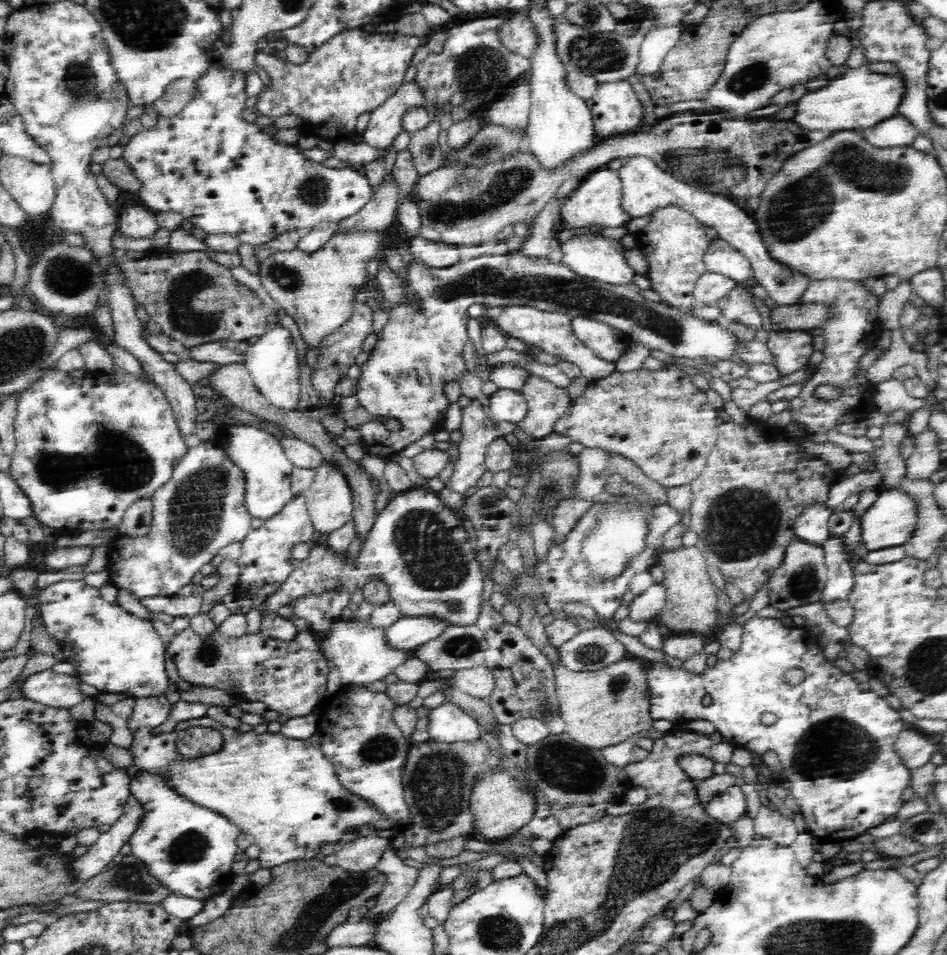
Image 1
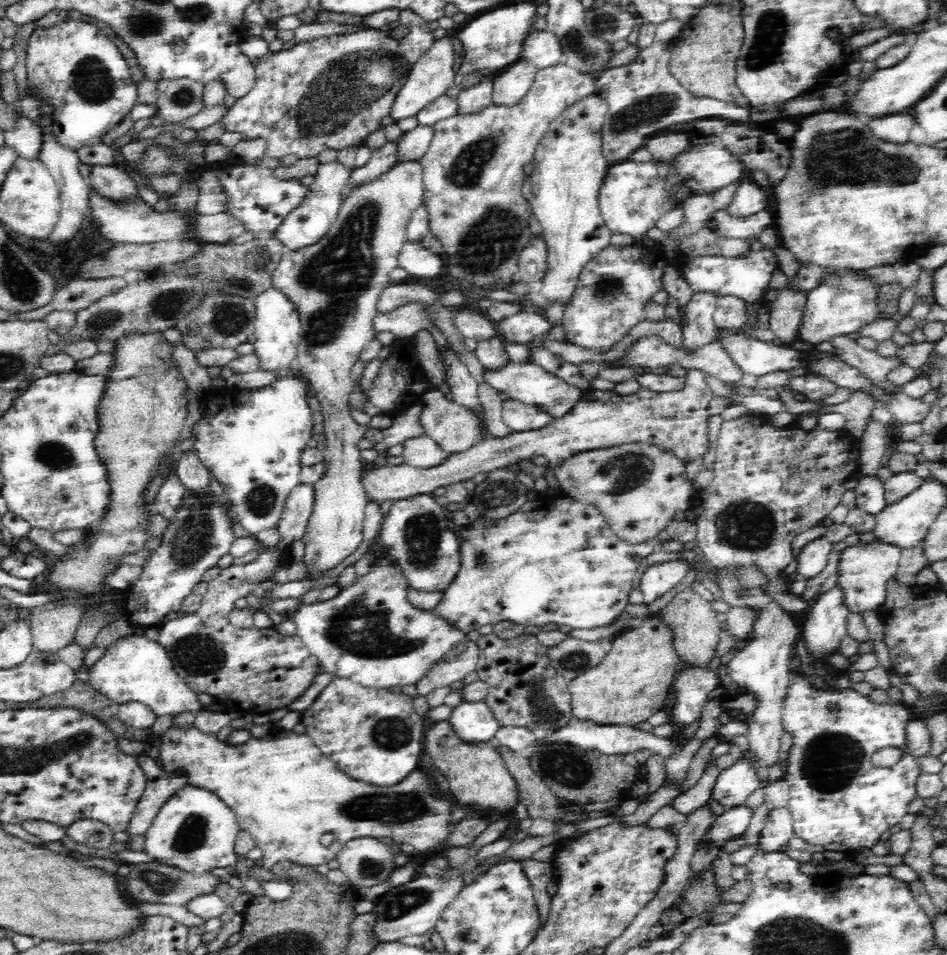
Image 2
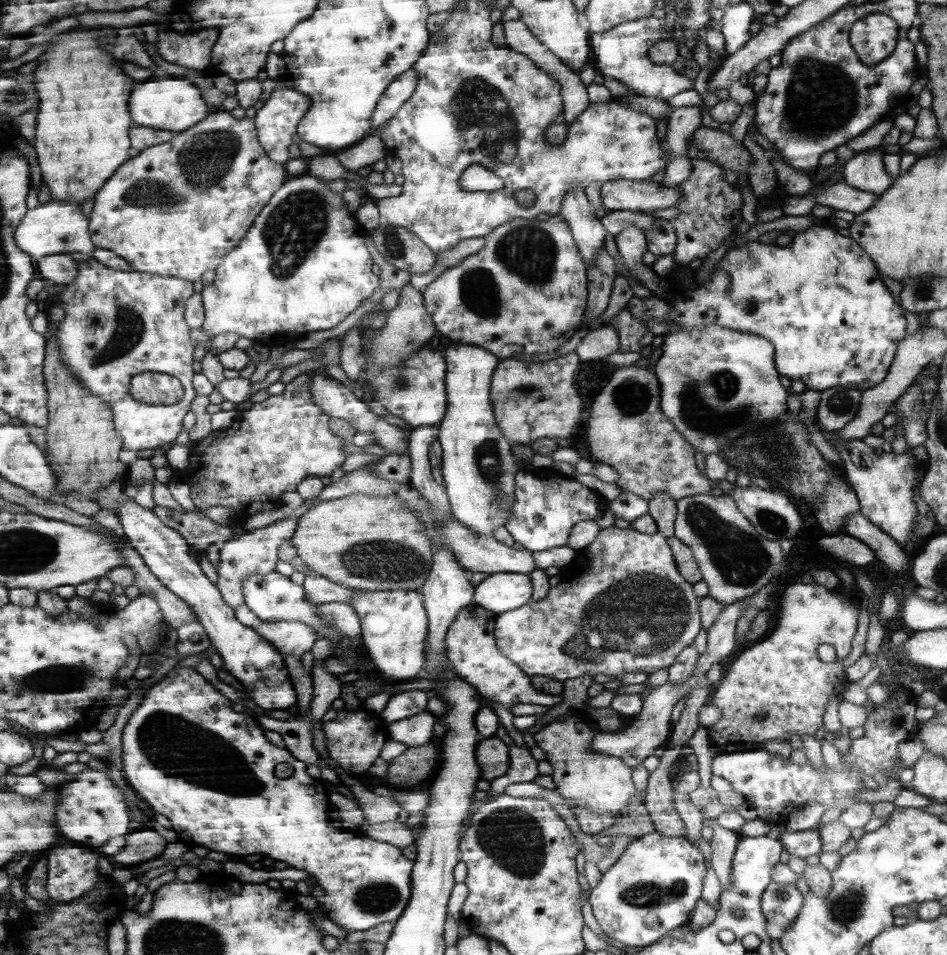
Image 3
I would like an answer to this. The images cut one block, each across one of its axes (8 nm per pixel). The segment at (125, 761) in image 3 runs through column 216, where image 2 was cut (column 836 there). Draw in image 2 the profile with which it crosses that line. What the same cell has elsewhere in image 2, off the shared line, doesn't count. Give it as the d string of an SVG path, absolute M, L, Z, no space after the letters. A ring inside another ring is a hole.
M794 674L787 686L782 714L784 730L794 734L794 746L789 750L788 766L782 777L790 785L786 810L793 818L793 836L812 846L843 853L854 853L855 849L878 844L882 834L908 814L908 804L917 798L915 786L922 772L917 758L906 751L905 731L910 722L908 706L894 702L872 704L868 695L860 696L855 690L814 690L804 674ZM886 746L900 748L902 757L891 767L875 766L872 756Z

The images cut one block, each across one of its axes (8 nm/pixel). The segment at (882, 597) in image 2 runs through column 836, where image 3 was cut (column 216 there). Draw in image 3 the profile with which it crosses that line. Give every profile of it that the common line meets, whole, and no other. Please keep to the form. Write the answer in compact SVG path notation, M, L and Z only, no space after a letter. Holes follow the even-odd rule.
M288 517L276 521L266 527L246 531L237 538L227 540L219 545L219 564L217 567L218 580L216 586L224 596L224 601L232 609L245 603L242 592L242 581L253 574L270 574L275 571L279 561L279 546L293 538L299 518Z

